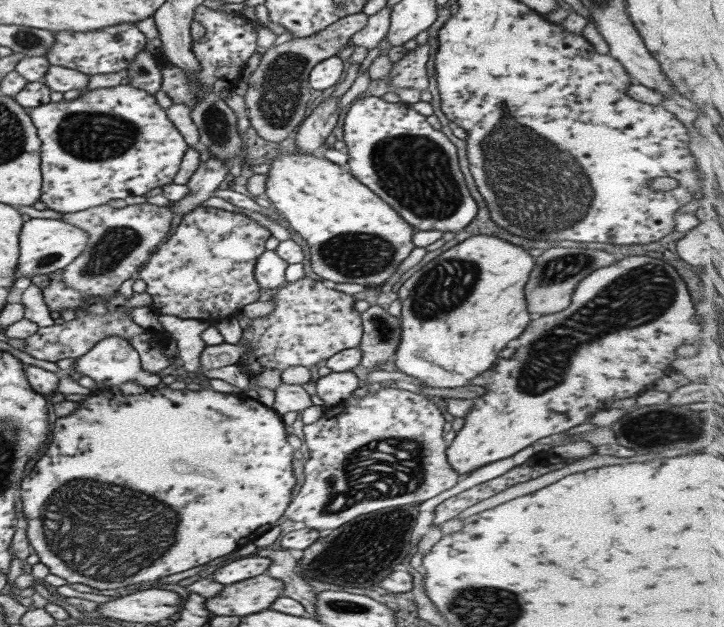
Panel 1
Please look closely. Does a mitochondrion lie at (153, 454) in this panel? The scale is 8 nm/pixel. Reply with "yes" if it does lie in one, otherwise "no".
no

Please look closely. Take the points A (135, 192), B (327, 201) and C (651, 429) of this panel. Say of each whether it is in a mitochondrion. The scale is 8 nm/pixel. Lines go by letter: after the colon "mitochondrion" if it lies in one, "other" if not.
A: other
B: other
C: mitochondrion

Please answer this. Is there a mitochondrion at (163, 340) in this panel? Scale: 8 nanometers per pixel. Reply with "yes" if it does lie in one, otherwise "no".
no

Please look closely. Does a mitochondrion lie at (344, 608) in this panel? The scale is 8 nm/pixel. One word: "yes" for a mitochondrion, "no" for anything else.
yes

